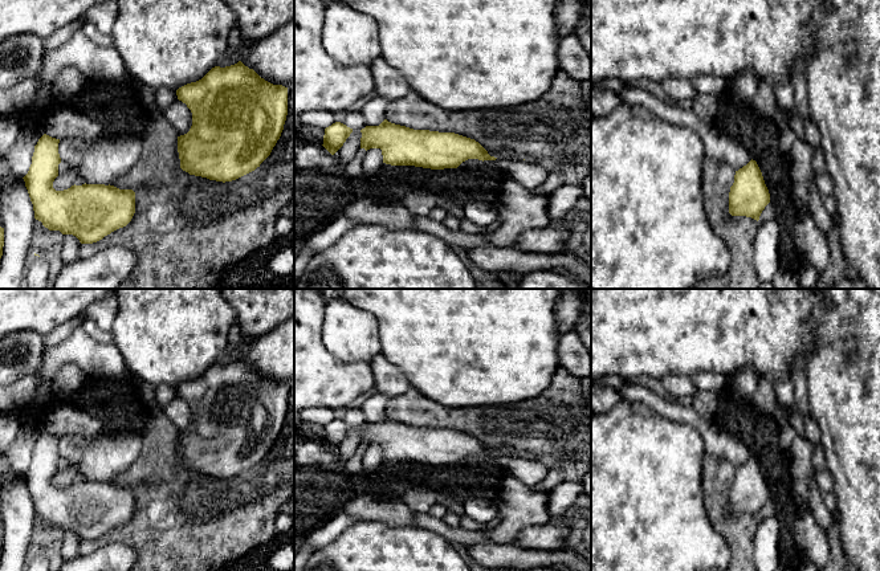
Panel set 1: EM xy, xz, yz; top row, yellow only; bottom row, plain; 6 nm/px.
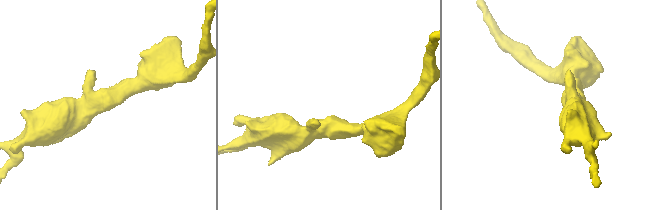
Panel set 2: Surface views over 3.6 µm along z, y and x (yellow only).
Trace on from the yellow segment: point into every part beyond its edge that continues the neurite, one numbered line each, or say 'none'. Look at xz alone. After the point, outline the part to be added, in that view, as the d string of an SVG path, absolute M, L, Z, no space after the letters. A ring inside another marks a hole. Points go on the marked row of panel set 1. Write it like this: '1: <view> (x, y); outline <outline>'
none

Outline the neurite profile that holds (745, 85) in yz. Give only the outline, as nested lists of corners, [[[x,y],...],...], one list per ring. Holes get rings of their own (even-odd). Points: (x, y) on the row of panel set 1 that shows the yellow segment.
[[[745,72],[736,77],[730,83],[734,90],[736,99],[743,105],[751,106],[759,85],[758,77],[750,72]]]

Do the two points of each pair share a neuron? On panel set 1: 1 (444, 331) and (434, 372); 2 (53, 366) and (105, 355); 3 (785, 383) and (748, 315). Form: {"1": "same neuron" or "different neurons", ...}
{"1": "same neuron", "2": "same neuron", "3": "different neurons"}

